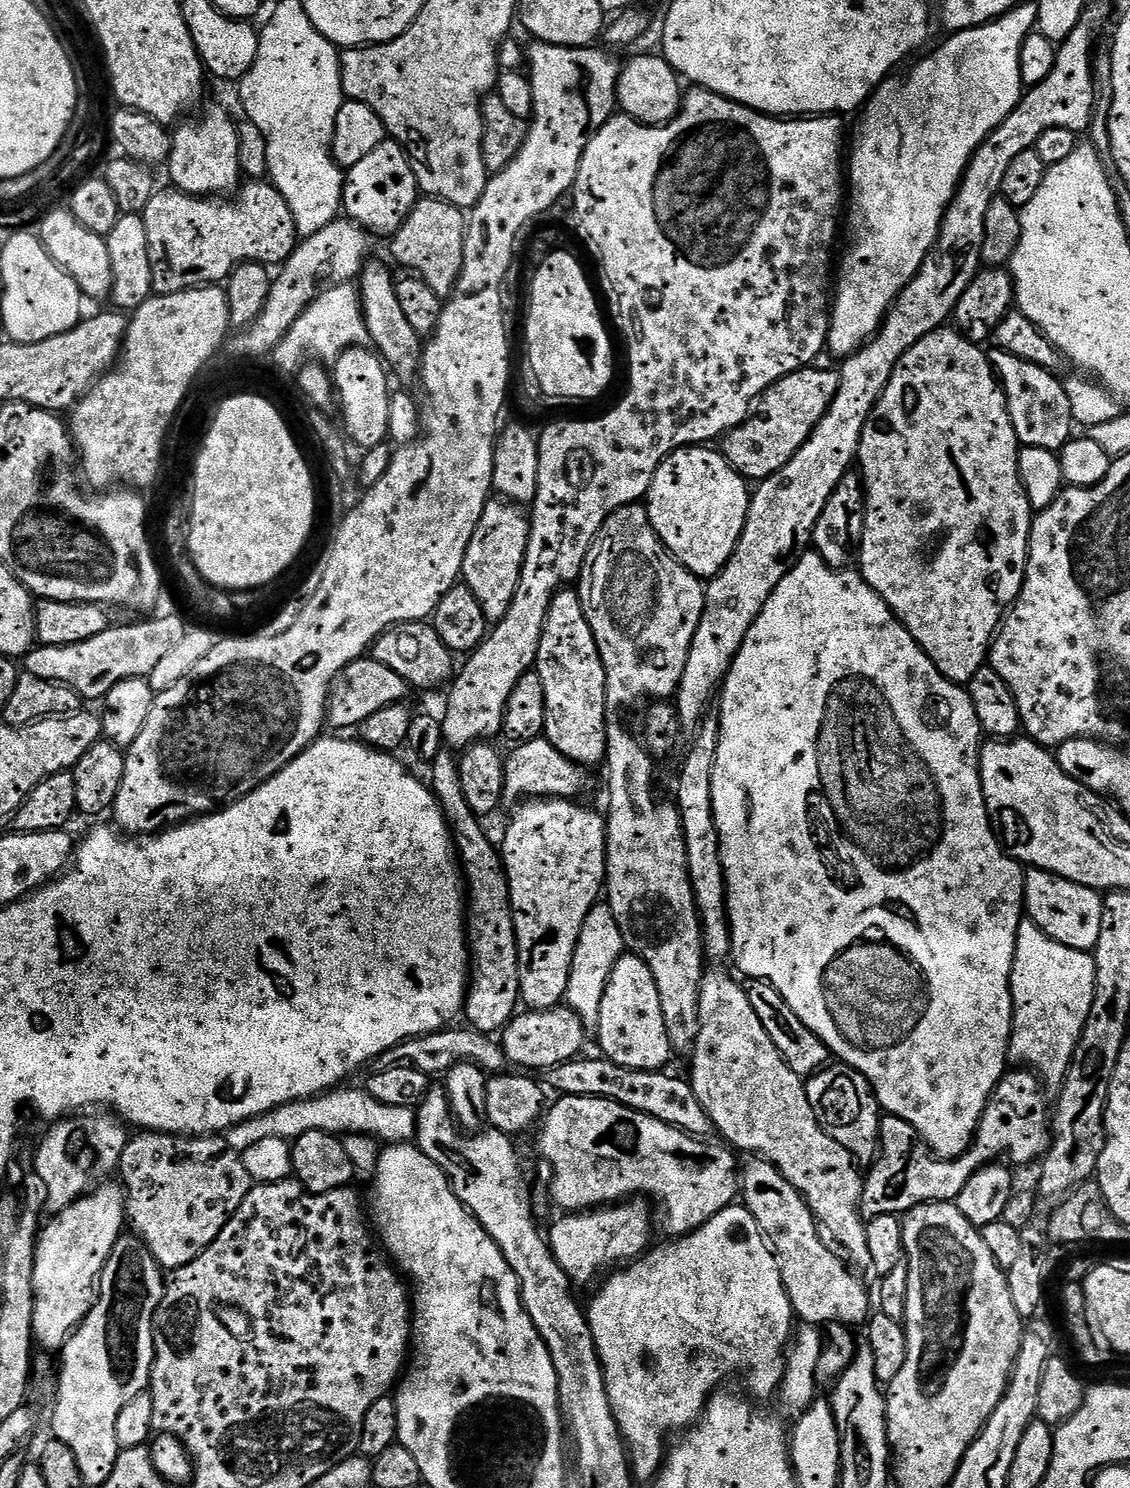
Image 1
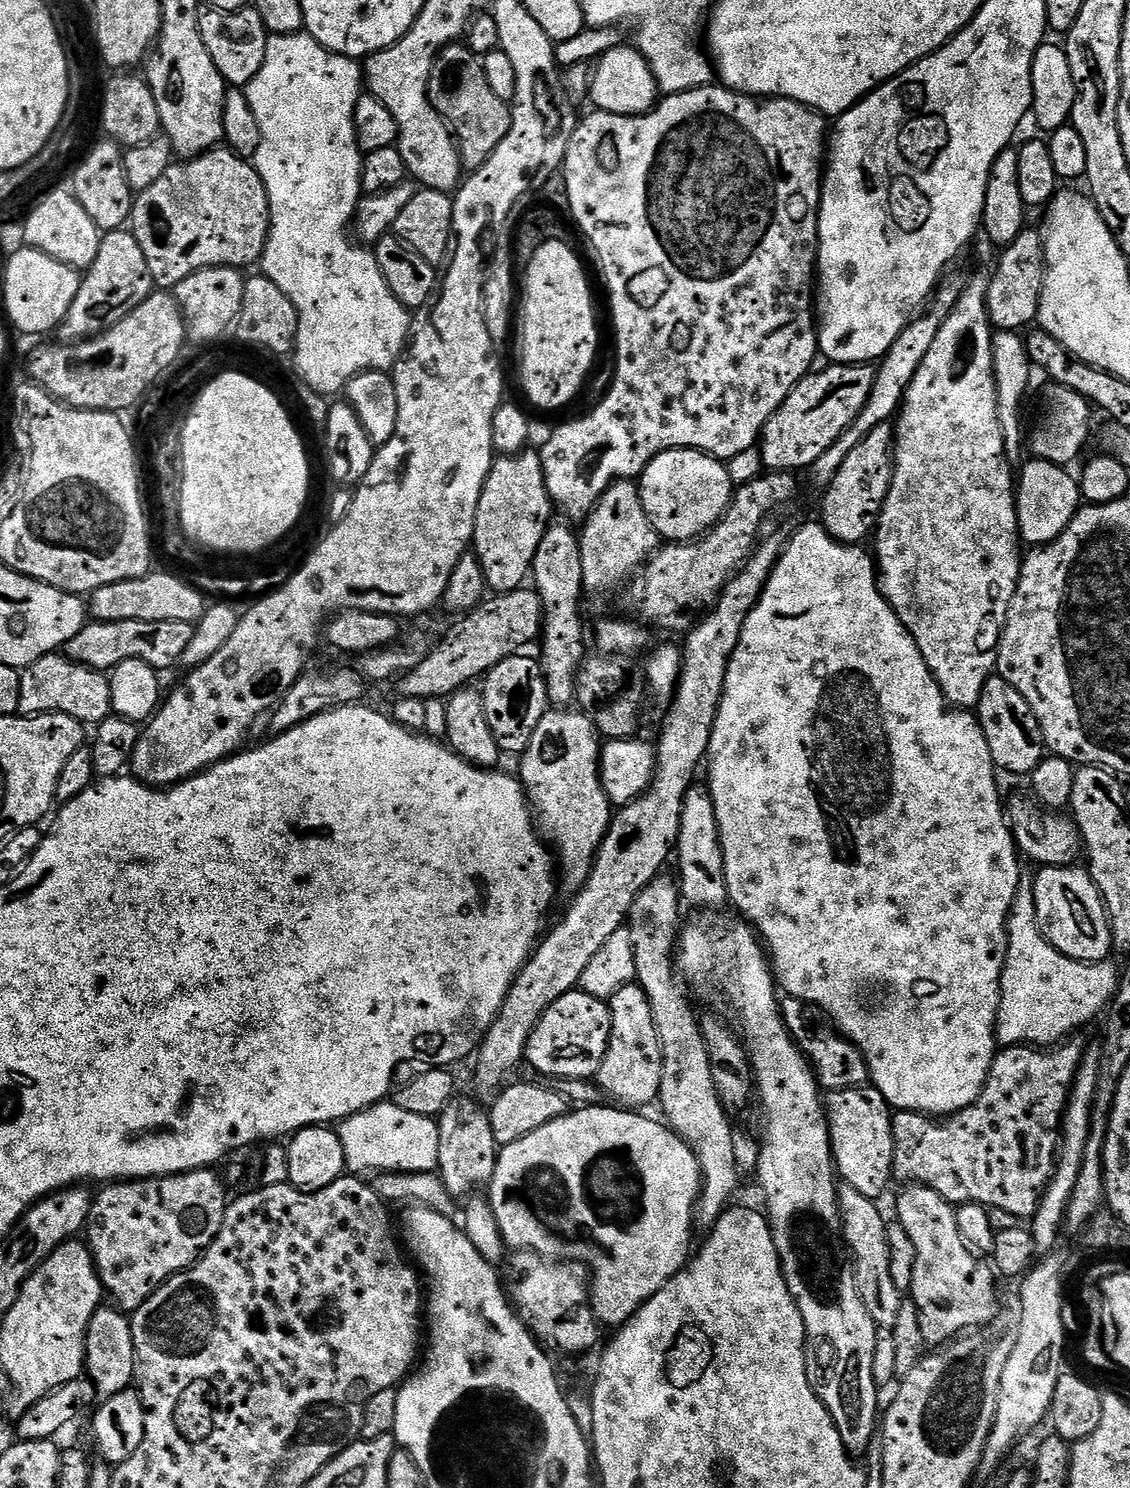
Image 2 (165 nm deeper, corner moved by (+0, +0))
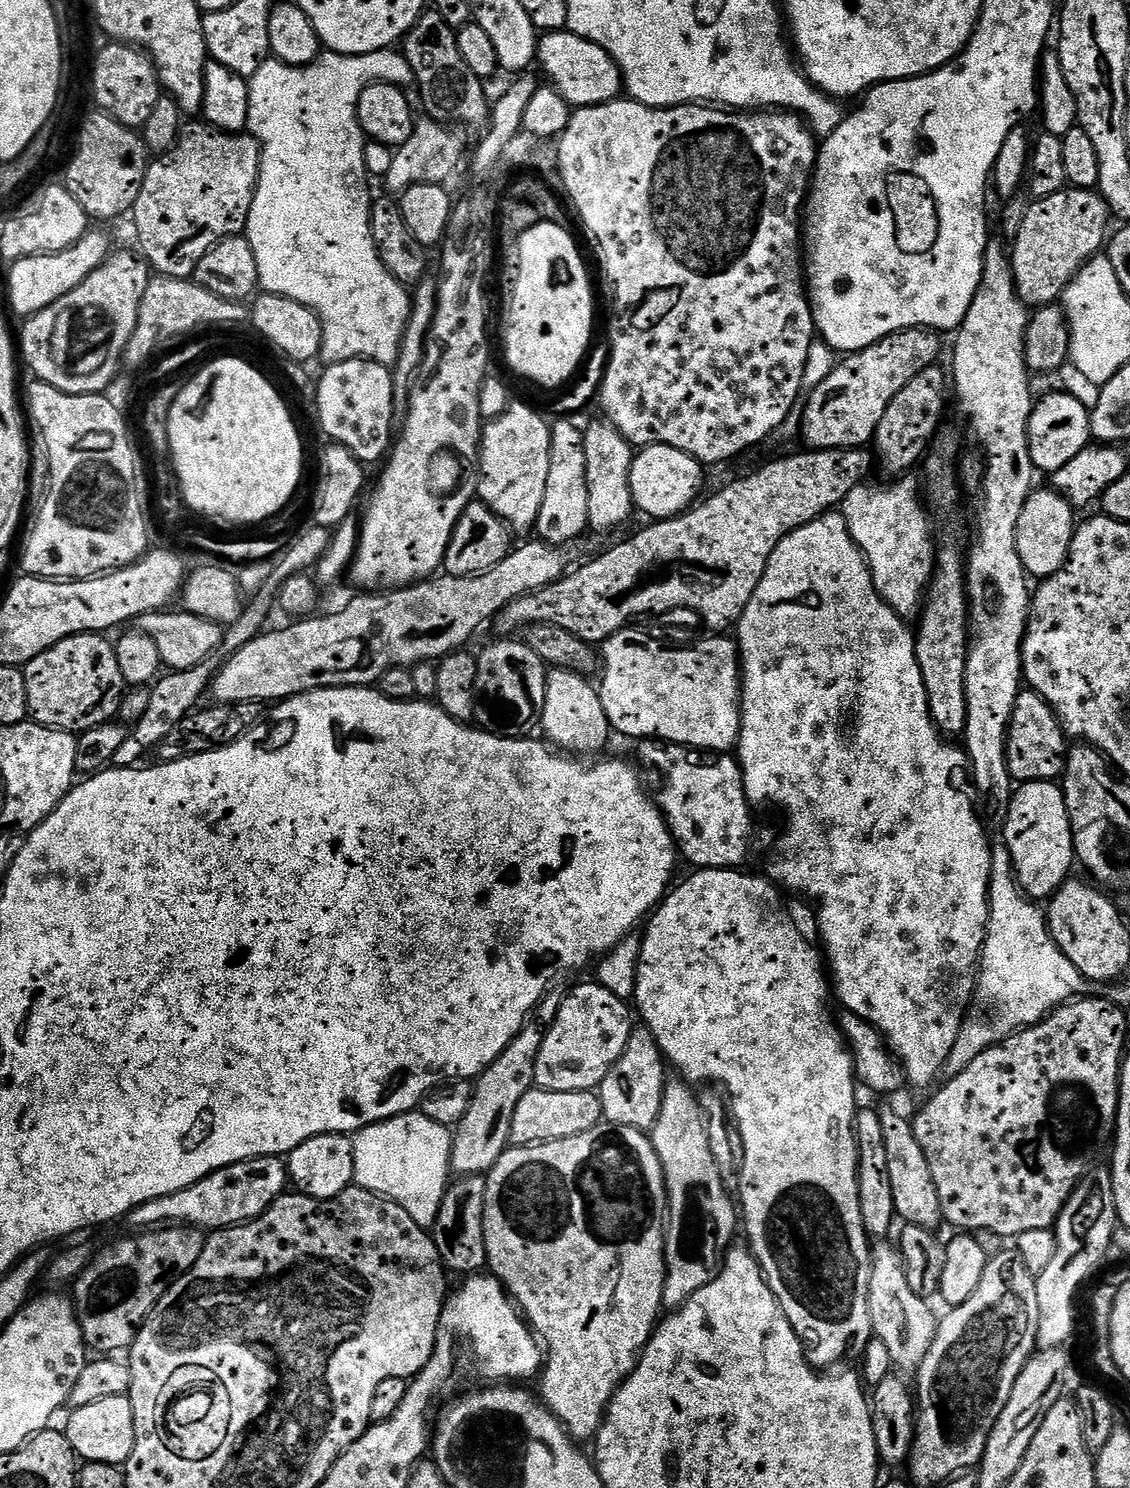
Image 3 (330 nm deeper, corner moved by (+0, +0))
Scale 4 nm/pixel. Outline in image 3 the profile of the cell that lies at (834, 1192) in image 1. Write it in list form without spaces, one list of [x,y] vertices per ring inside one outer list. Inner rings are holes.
[[[876,1242],[871,1245],[872,1273],[868,1291],[870,1322],[875,1339],[886,1342],[886,1350],[890,1350],[893,1365],[901,1373],[912,1374],[922,1366],[922,1358],[926,1358],[934,1342],[938,1316],[928,1309],[929,1301],[925,1297],[910,1290],[899,1247],[895,1243],[884,1243],[888,1242]]]

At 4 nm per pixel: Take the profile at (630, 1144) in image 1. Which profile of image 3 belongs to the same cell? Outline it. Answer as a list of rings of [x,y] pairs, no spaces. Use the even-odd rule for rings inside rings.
[[[601,1122],[594,1130],[586,1130],[570,1138],[558,1138],[545,1144],[528,1144],[525,1148],[509,1146],[504,1149],[496,1165],[488,1171],[486,1179],[488,1185],[484,1203],[484,1241],[488,1255],[487,1267],[491,1275],[508,1289],[508,1295],[514,1298],[516,1307],[528,1321],[528,1327],[539,1337],[546,1349],[546,1359],[538,1377],[539,1399],[549,1412],[555,1414],[573,1440],[591,1441],[604,1422],[604,1413],[608,1410],[612,1395],[636,1368],[636,1362],[662,1316],[664,1275],[668,1272],[664,1262],[668,1191],[664,1185],[662,1162],[658,1162],[652,1137],[639,1128]]]

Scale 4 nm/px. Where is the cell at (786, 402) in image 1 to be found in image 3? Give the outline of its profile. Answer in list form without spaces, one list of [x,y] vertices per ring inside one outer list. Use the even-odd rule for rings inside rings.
[[[908,328],[905,332],[896,332],[893,336],[874,342],[861,352],[853,352],[847,357],[845,364],[837,363],[825,380],[817,388],[807,393],[804,404],[804,440],[809,449],[818,448],[864,448],[873,443],[878,422],[882,422],[882,414],[886,414],[886,406],[894,402],[898,390],[914,378],[914,374],[922,374],[922,370],[933,367],[940,356],[941,337],[935,331],[922,328]]]

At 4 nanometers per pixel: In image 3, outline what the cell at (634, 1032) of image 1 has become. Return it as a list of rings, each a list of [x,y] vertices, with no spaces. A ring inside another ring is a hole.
[[[643,1026],[633,1027],[626,1042],[626,1050],[618,1058],[615,1068],[602,1081],[598,1095],[602,1102],[604,1120],[609,1124],[650,1130],[656,1124],[658,1110],[662,1110],[662,1094],[666,1083],[666,1061],[660,1053],[658,1042],[650,1030]]]

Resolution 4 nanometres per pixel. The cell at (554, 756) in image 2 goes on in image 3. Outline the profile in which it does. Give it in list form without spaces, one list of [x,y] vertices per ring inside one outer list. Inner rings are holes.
[[[552,668],[548,672],[540,728],[543,739],[565,754],[576,758],[592,758],[600,754],[595,752],[607,746],[610,729],[597,685],[581,672],[572,672],[569,668]]]

